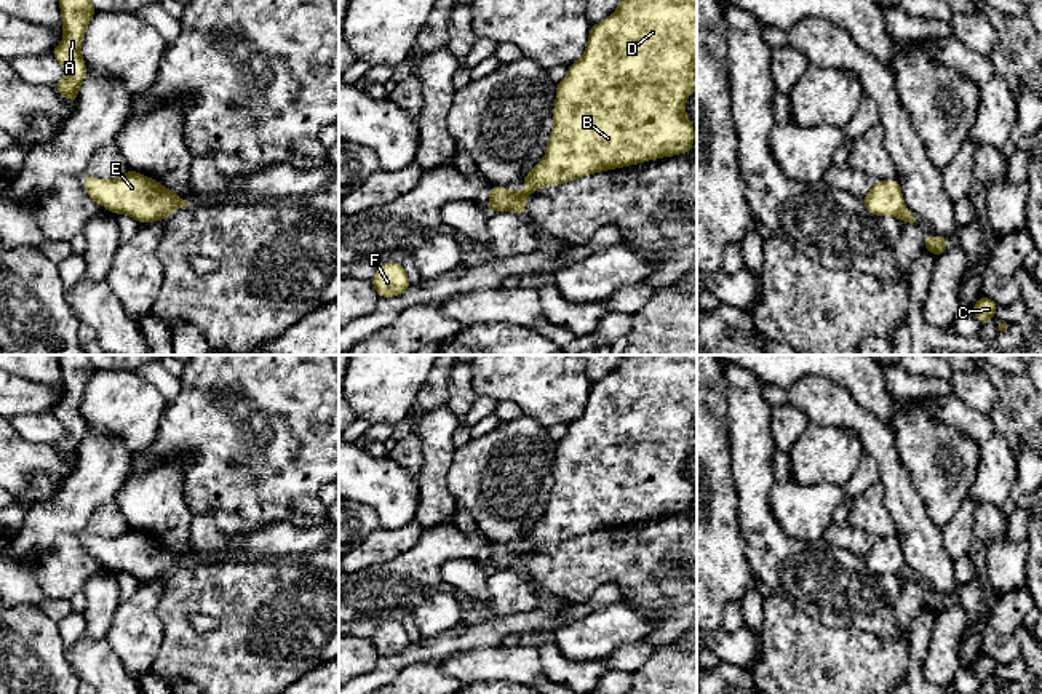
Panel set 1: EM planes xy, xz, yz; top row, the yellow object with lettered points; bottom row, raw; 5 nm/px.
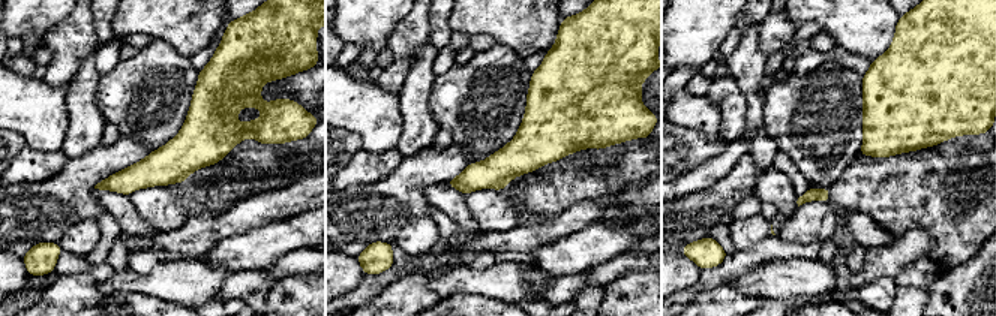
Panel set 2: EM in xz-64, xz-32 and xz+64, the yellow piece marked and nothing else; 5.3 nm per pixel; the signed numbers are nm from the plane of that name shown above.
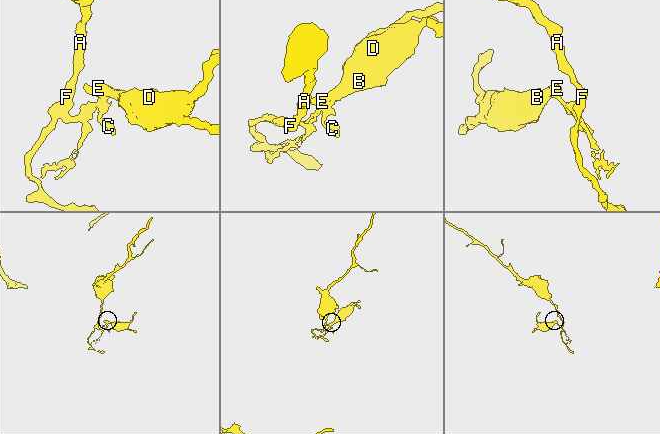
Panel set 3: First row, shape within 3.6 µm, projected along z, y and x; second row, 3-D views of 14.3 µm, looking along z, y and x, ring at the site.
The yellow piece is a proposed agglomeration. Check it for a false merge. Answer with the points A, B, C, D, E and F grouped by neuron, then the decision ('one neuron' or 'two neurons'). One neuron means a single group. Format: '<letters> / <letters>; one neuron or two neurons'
A C F / B D E; two neurons

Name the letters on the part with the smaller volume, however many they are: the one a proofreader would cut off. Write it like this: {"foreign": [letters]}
{"foreign": ["B", "D", "E"]}

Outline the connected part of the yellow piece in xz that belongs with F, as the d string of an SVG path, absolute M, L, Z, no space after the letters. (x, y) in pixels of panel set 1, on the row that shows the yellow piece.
M400 262L380 265L371 281L379 297L395 297L411 286L408 273Z

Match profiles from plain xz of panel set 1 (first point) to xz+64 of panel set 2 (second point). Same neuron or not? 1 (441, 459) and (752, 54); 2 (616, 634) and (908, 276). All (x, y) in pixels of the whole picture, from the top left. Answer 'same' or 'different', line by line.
1: same
2: different

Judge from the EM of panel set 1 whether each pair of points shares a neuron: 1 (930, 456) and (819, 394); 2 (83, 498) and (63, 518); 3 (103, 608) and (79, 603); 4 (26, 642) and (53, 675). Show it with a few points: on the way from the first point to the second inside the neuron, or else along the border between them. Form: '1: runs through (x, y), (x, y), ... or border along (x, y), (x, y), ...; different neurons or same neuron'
1: border along (887, 426), (894, 437), (895, 454), (906, 470); different neurons
2: runs through (77, 504), (74, 512), (69, 514); same neuron
3: border along (82, 589), (85, 597), (83, 613); different neurons
4: runs through (27, 650), (45, 667); same neuron

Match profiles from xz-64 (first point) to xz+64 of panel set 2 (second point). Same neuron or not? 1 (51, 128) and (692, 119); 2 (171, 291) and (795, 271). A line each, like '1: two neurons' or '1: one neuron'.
1: one neuron
2: one neuron

